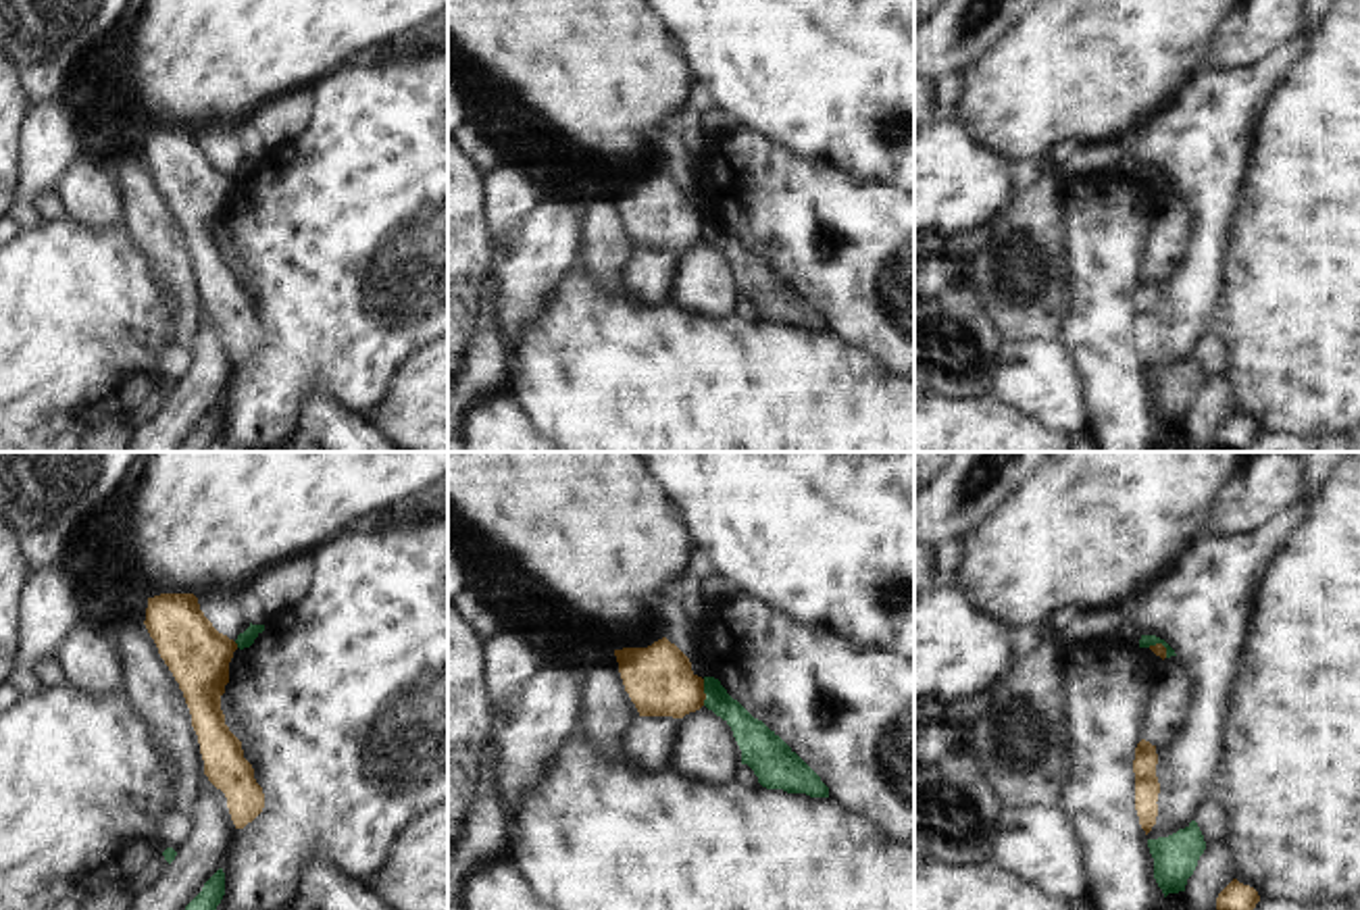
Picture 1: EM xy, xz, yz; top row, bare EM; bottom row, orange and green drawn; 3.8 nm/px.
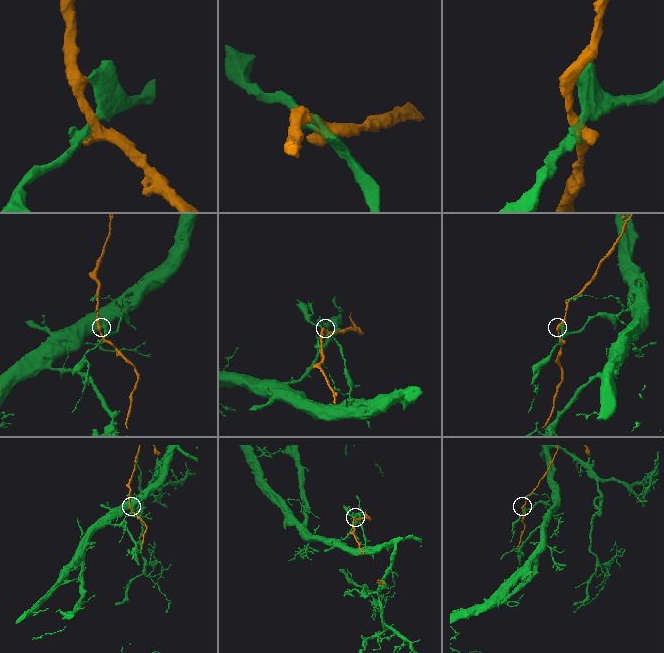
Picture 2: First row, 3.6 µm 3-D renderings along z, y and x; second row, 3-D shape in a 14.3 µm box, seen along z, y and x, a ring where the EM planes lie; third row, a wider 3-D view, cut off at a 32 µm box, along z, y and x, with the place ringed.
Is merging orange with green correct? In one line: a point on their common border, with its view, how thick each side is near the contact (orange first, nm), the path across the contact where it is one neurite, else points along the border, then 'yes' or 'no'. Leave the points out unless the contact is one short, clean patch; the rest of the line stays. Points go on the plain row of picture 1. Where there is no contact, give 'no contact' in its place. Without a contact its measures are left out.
contact xz (702, 225); calibres 260 and 130 nm; border xz (702, 213), (704, 238); no

